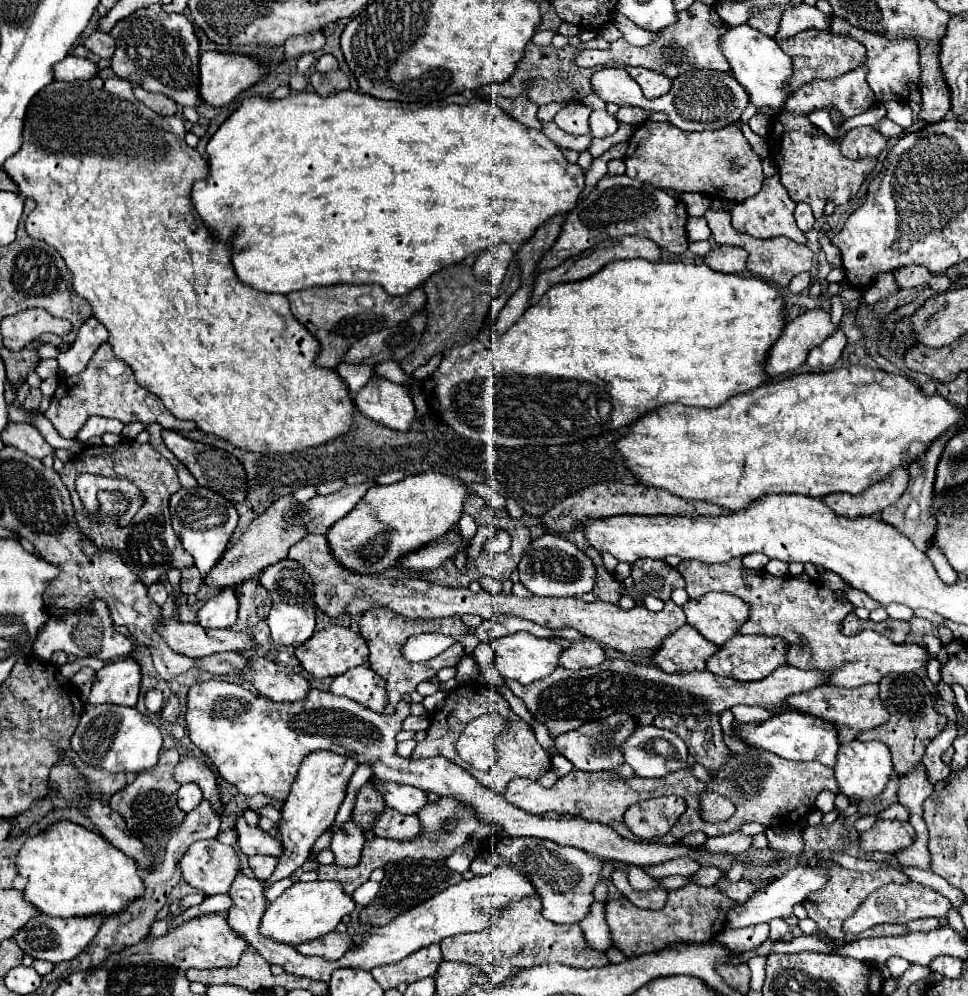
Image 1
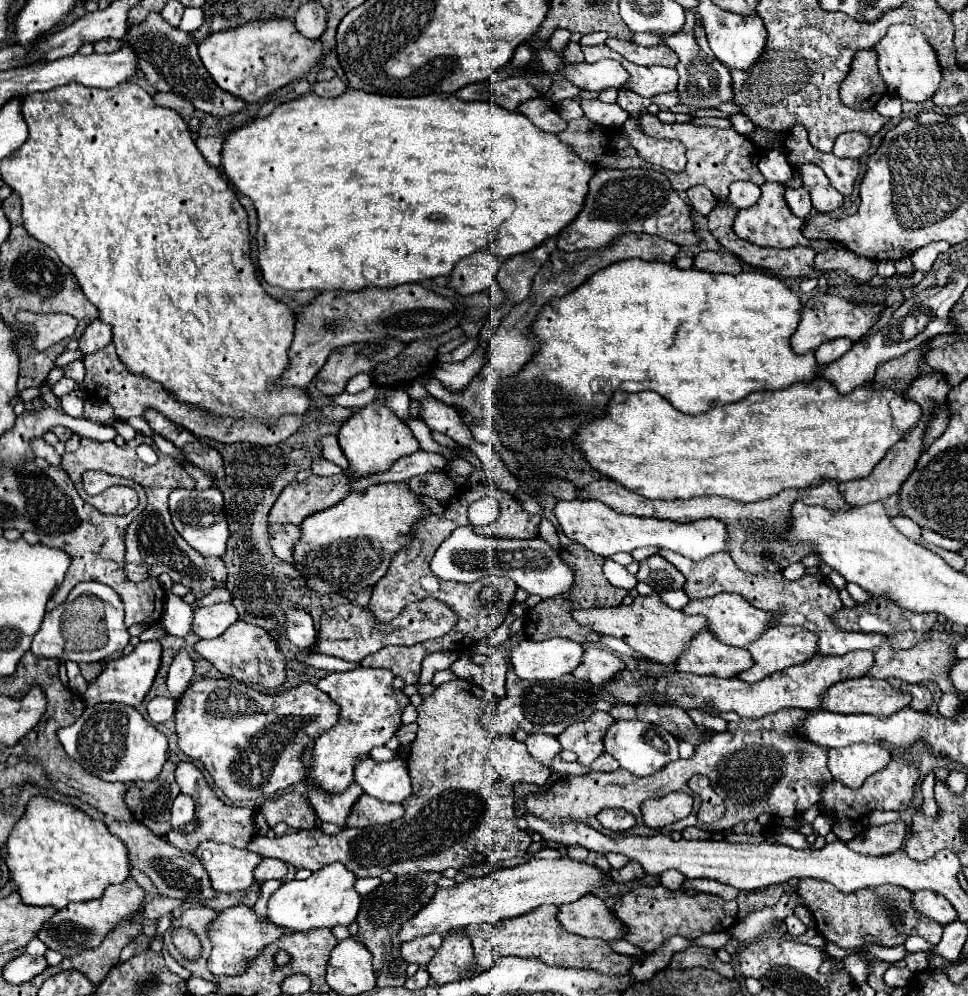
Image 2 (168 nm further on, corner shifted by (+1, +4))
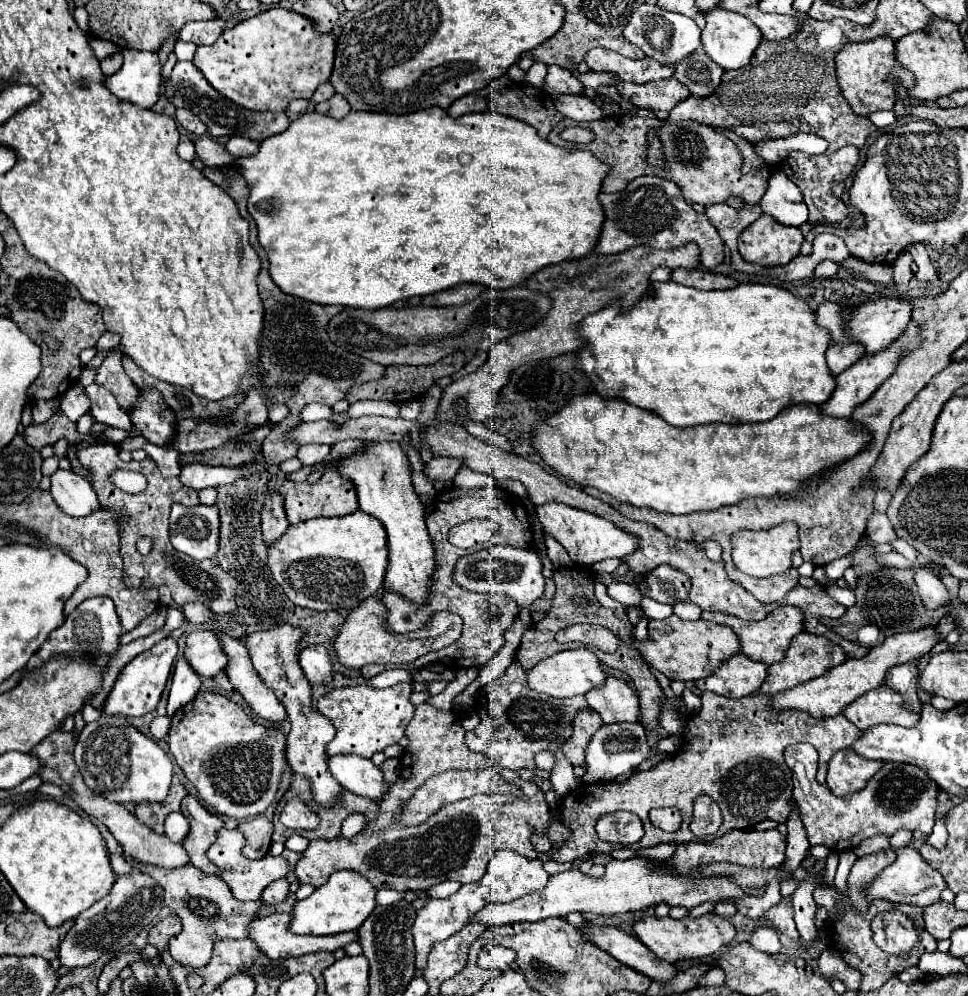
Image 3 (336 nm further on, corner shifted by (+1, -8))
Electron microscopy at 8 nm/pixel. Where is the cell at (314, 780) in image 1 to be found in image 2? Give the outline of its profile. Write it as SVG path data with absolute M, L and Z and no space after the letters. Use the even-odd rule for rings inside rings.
M358 668L352 672L332 672L318 682L318 688L326 692L338 706L338 722L324 732L314 744L312 776L326 792L344 792L354 780L354 760L366 756L374 746L384 746L400 726L400 716L410 704L410 698L400 692L400 706L392 686L394 674L384 668Z

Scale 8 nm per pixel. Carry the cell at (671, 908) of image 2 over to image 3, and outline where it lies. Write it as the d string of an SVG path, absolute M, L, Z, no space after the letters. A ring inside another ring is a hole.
M708 912L700 918L688 916L688 918L682 918L682 920L674 920L670 916L666 916L666 918L648 916L648 918L642 918L642 920L634 922L634 932L646 948L650 948L660 960L666 960L666 962L676 962L680 958L712 956L722 946L730 944L736 936L734 924L728 918L722 918L714 912Z

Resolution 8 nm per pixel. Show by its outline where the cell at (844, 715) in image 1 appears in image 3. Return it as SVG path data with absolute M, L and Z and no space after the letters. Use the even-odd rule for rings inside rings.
M886 684L866 692L866 696L860 696L854 700L854 704L846 706L842 710L842 716L846 716L856 728L866 730L876 724L898 724L898 726L914 726L920 720L920 714L908 712L904 708L904 700L898 692L888 688Z

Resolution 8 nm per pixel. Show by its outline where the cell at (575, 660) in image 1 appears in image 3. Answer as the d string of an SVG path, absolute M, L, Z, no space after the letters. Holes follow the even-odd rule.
M608 674L602 688L586 692L586 700L602 716L604 724L638 720L638 696L624 678Z

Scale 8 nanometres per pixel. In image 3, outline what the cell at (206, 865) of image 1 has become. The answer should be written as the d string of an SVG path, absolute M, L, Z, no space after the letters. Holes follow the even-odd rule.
M222 828L218 832L218 840L212 844L212 848L208 850L208 860L218 868L218 878L222 878L230 892L234 894L234 898L238 900L258 900L262 890L272 882L272 880L278 880L278 878L284 878L286 872L288 872L288 862L280 856L264 856L260 860L248 860L240 854L240 848L244 846L244 836L238 832L238 830L228 830L228 828Z

